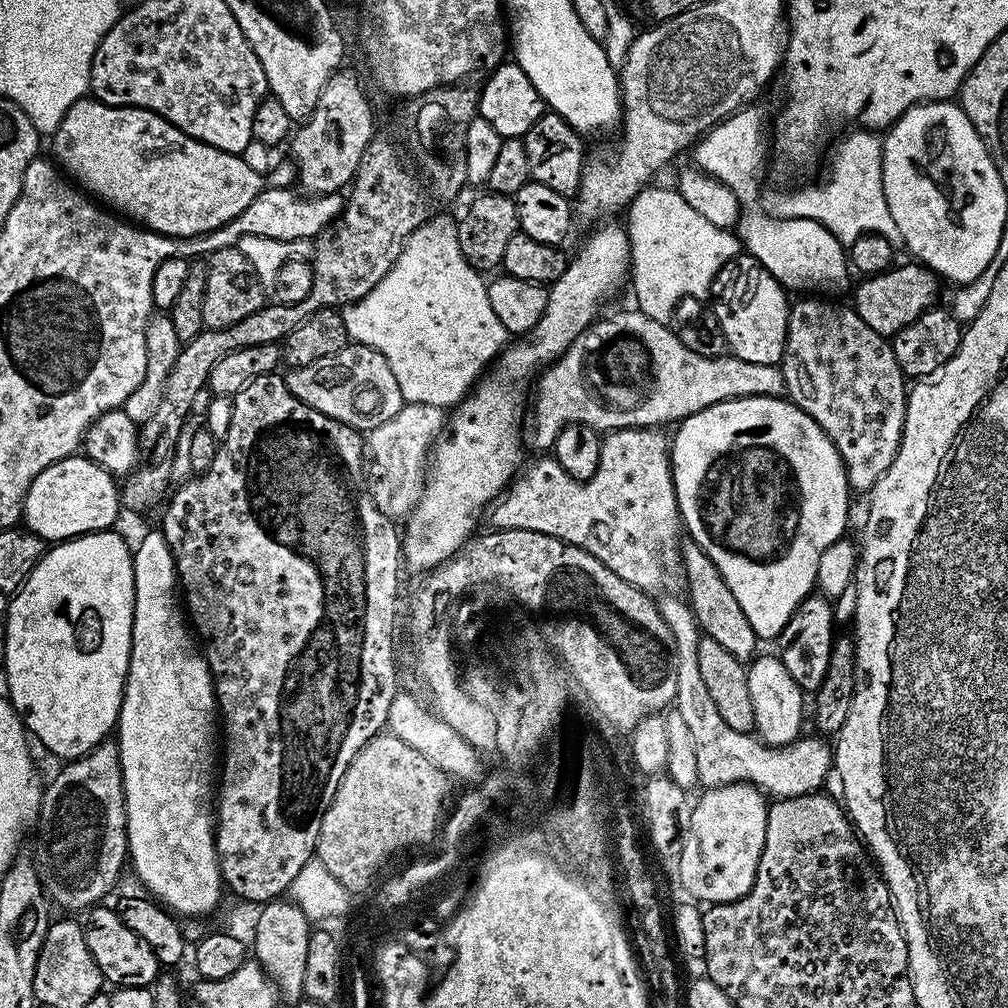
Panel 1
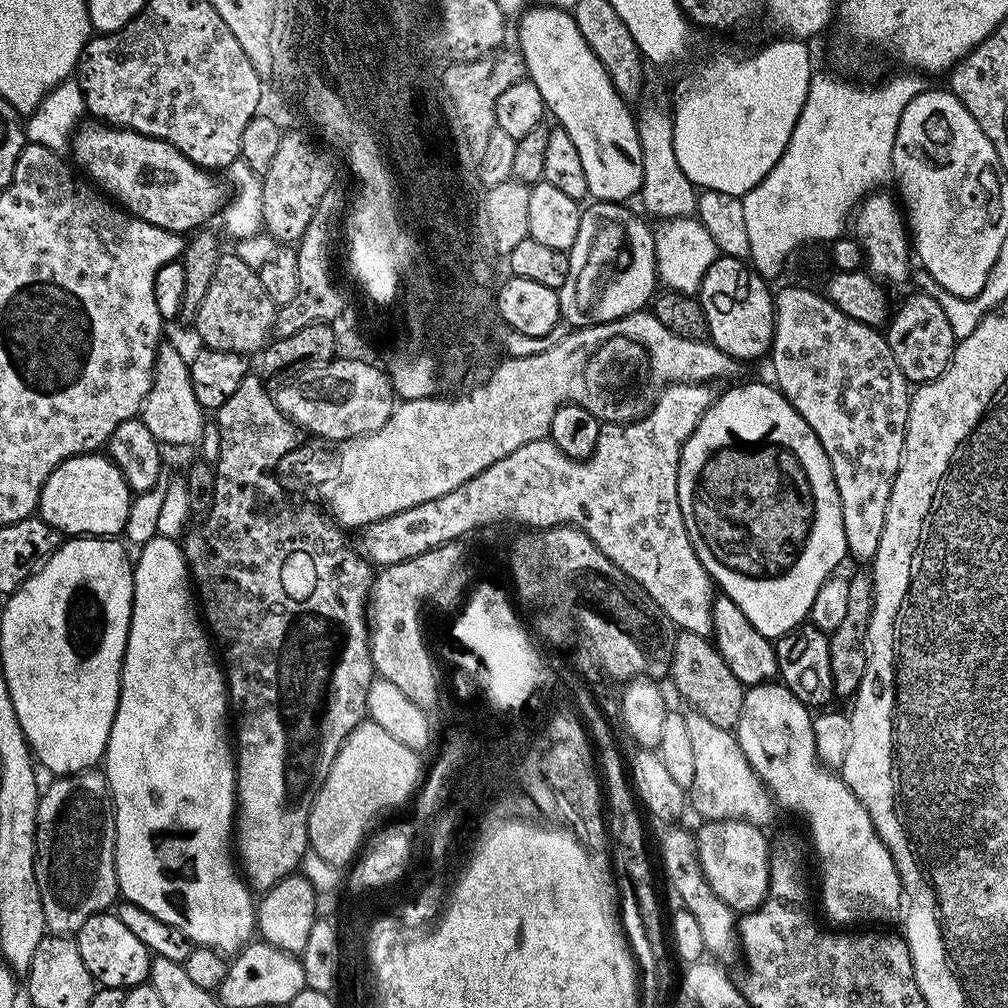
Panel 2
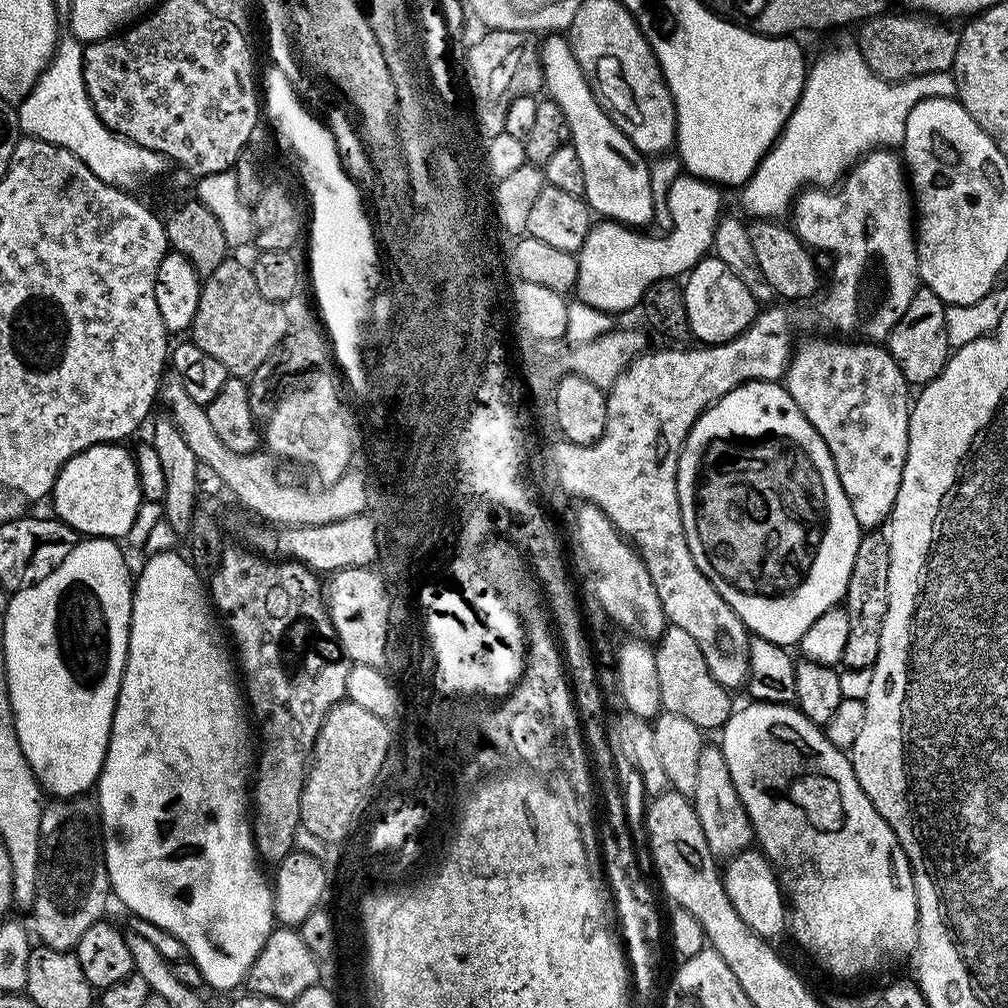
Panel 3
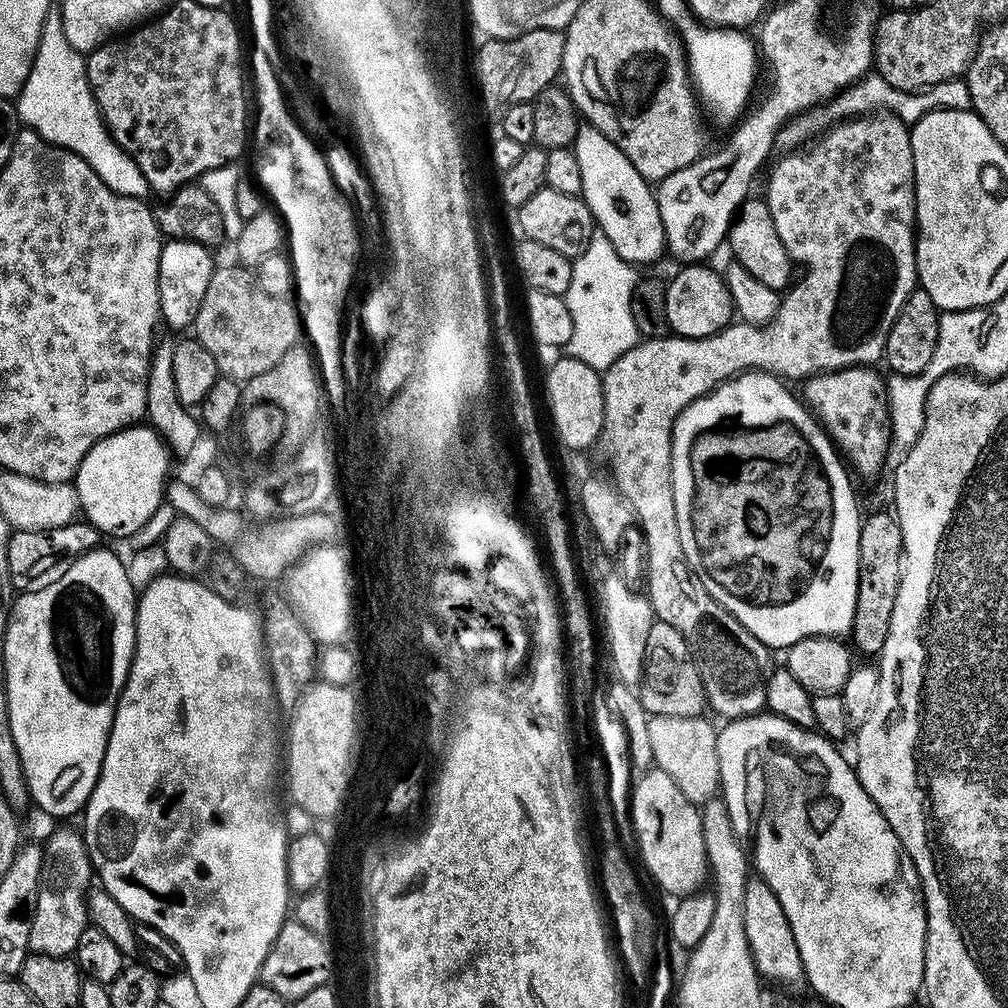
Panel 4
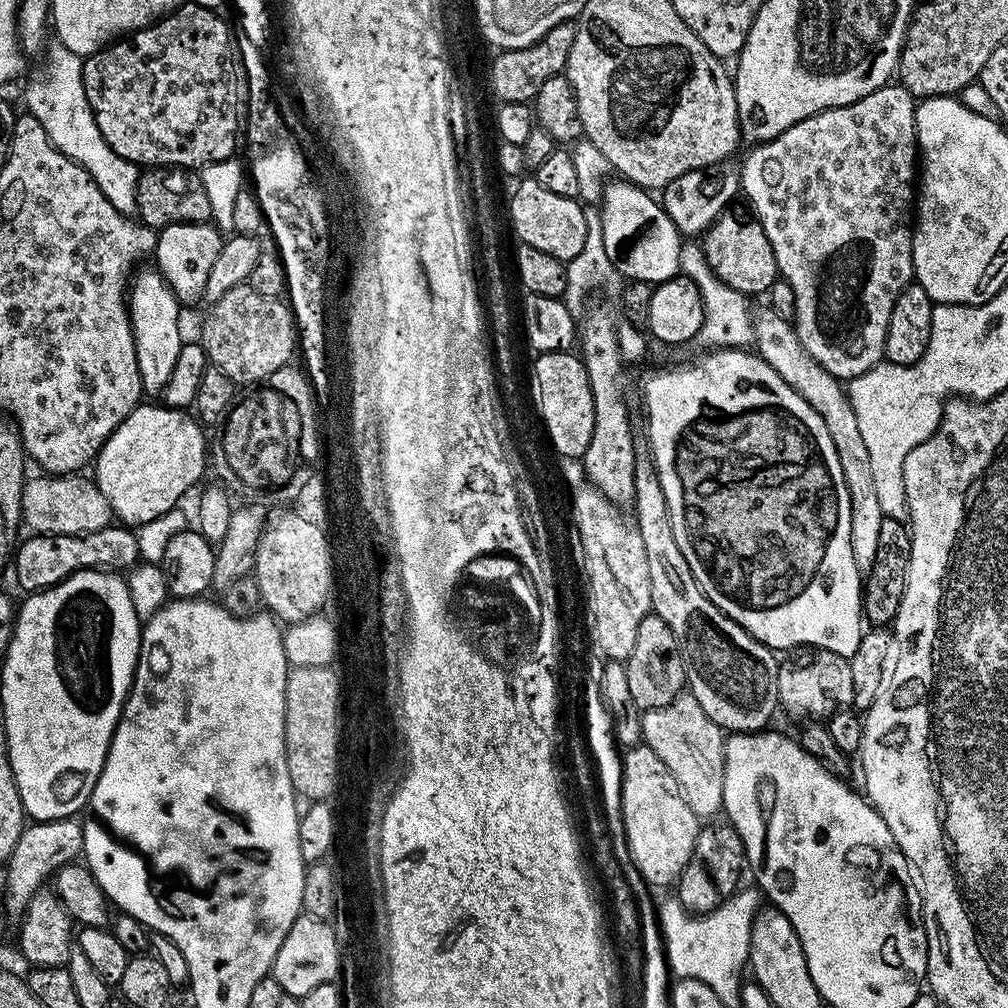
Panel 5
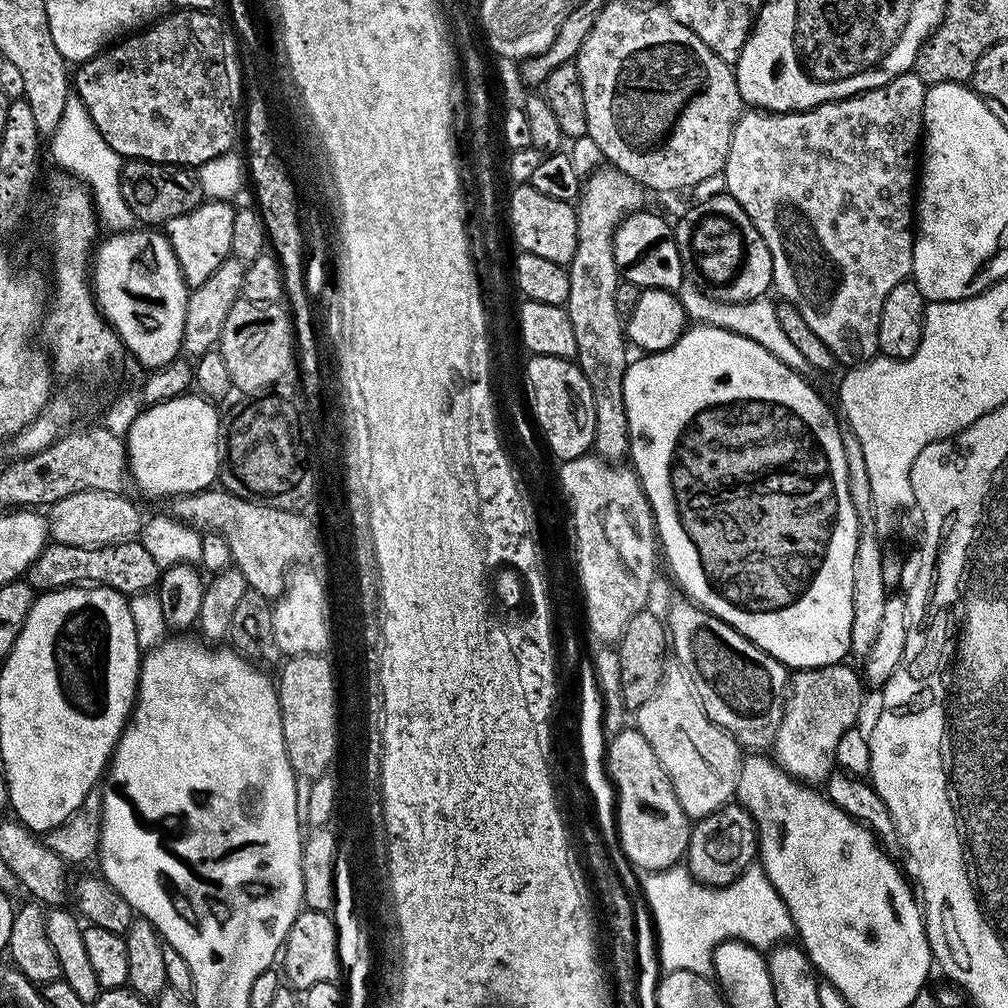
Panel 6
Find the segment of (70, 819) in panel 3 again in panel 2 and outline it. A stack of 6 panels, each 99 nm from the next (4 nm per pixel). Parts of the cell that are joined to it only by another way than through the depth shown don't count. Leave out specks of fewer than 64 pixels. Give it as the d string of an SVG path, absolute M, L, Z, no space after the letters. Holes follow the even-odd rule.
M100 770L75 772L72 776L62 776L51 781L53 784L43 789L36 819L36 877L38 890L42 894L42 914L46 914L46 929L57 936L71 937L80 929L82 922L99 912L109 911L117 903L120 883L116 877L116 807L112 804L112 791L108 788L108 777Z

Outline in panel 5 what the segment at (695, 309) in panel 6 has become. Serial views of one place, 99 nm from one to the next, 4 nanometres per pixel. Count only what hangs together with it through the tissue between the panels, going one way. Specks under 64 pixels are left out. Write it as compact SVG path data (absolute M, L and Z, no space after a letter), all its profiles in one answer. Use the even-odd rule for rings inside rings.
M686 240L681 243L679 248L679 268L681 275L684 275L688 280L691 280L698 286L700 290L700 300L704 306L702 326L699 327L698 334L692 339L691 345L693 347L704 348L700 350L712 350L725 347L751 347L755 343L755 330L752 309L750 310L748 306L748 304L750 304L749 299L744 293L727 286L723 280L718 278L716 272L713 271L709 263L706 262L703 247L697 241Z

